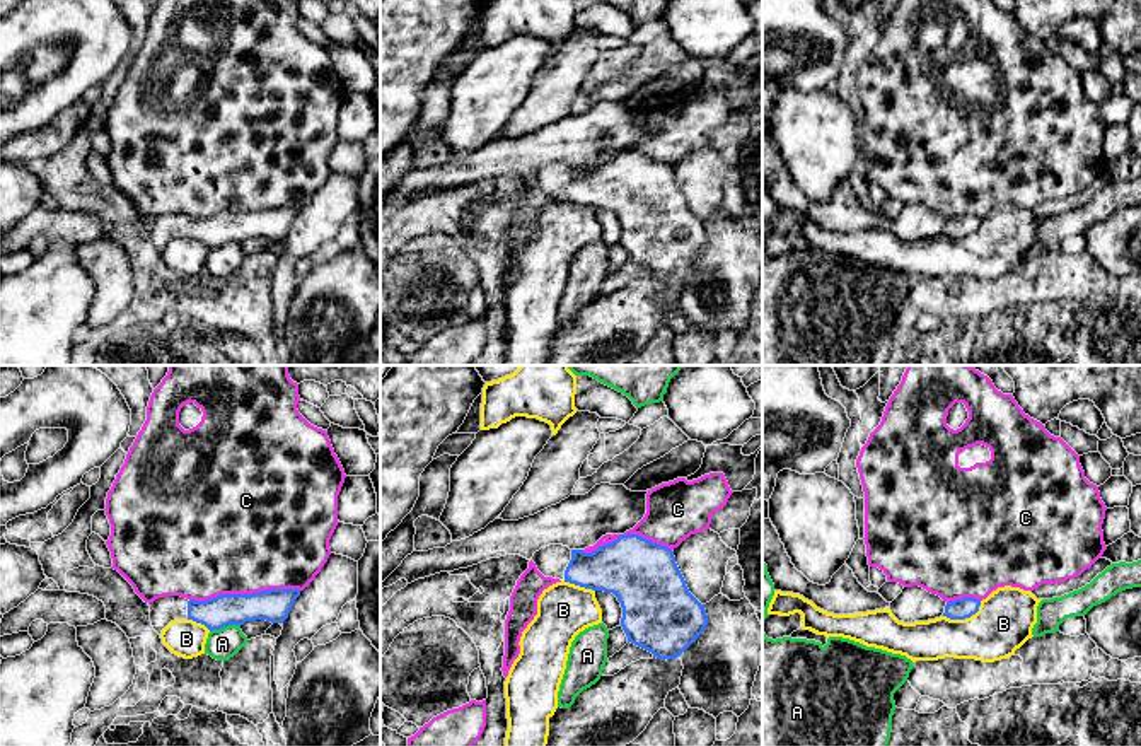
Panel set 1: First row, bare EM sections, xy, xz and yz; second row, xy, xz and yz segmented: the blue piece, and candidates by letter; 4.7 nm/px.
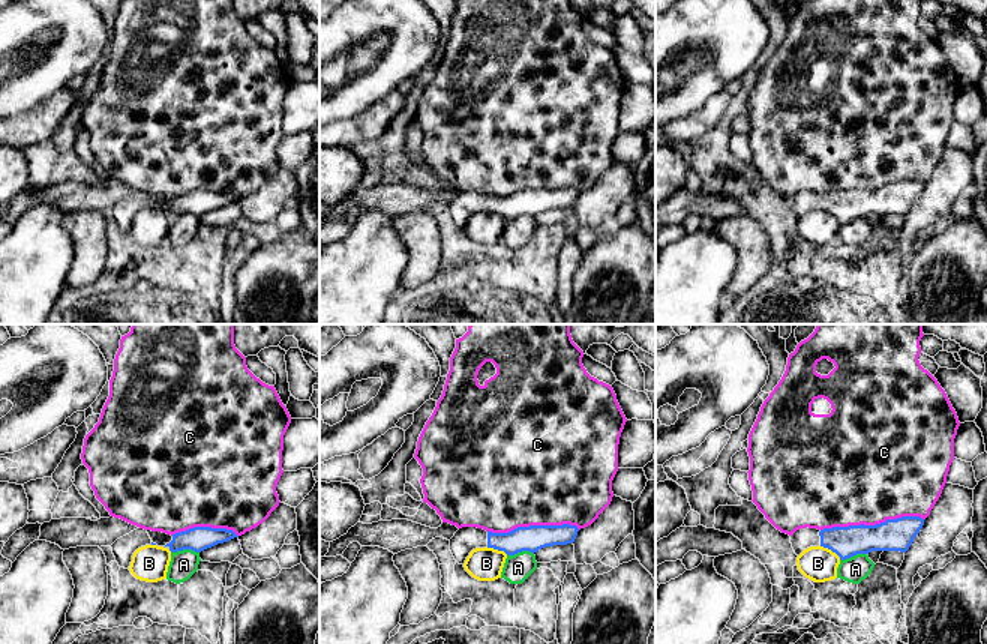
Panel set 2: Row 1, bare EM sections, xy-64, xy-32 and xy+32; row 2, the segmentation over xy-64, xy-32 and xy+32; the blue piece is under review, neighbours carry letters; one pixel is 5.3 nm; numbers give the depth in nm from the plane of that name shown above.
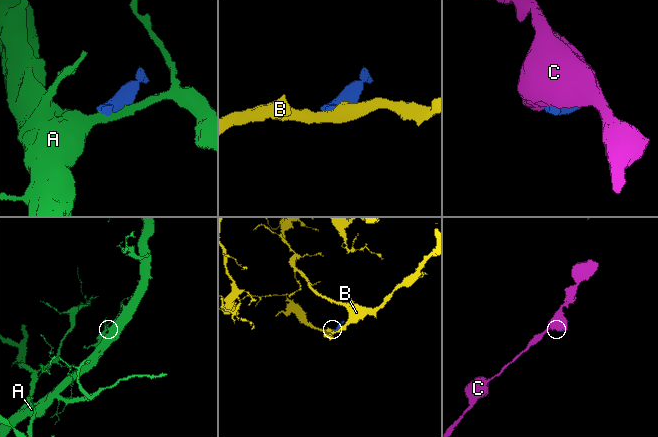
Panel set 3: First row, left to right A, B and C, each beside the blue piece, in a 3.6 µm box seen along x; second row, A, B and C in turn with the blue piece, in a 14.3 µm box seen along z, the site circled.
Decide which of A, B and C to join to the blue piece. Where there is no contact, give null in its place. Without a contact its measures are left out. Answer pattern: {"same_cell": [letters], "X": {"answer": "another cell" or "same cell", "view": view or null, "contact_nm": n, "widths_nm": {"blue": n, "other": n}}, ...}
{"same_cell": [], "A": {"answer": "another cell", "view": "xy", "contact_nm": 150, "widths_nm": {"blue": 150, "other": 150}}, "B": {"answer": "another cell", "view": "yz", "contact_nm": 200, "widths_nm": {"blue": 100, "other": 280}}, "C": {"answer": "another cell", "view": "xy", "contact_nm": 500, "widths_nm": {"blue": 150, "other": 500}}}

